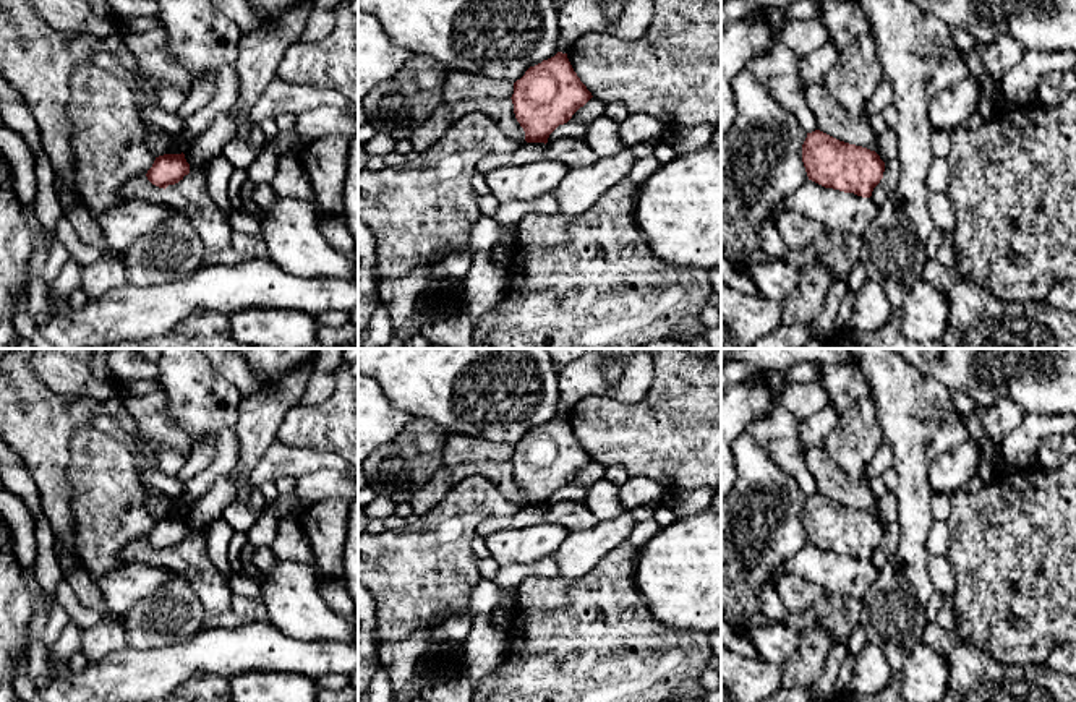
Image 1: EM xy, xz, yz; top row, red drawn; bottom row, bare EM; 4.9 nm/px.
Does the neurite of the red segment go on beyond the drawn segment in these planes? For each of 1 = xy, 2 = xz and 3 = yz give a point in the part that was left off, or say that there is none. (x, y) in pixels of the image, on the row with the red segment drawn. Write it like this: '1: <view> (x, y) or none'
1: none
2: none
3: none

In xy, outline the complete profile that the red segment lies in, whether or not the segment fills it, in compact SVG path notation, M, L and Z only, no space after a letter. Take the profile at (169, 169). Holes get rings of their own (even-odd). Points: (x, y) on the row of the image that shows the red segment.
M164 154L156 157L152 167L147 170L147 180L159 186L167 188L183 180L190 173L190 164L185 159L185 154Z

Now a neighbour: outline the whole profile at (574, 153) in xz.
M557 138L544 144L544 159L556 159L569 169L595 164L600 156L582 139Z

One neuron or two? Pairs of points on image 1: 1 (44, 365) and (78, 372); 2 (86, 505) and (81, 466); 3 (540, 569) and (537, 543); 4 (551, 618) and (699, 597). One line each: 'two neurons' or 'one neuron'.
1: one neuron
2: one neuron
3: two neurons
4: two neurons

